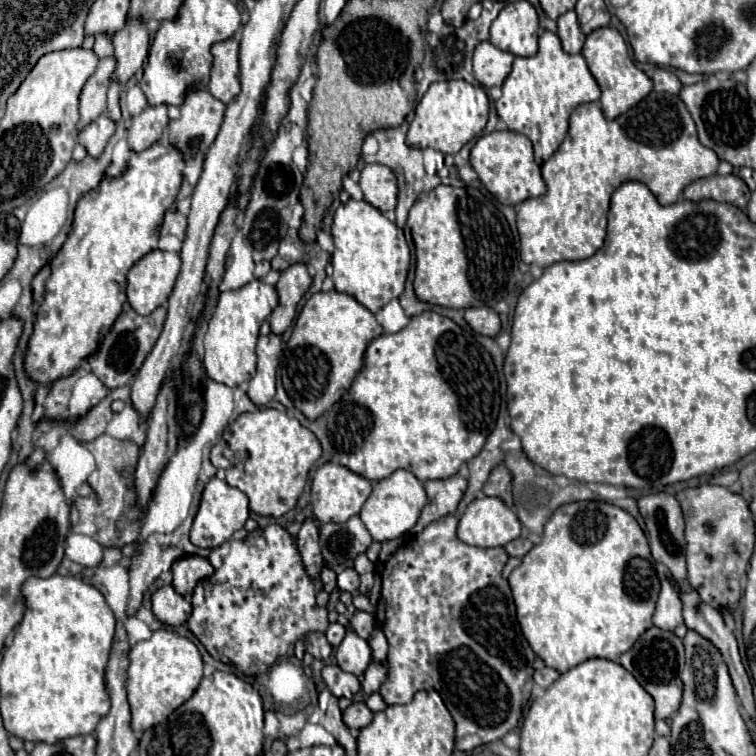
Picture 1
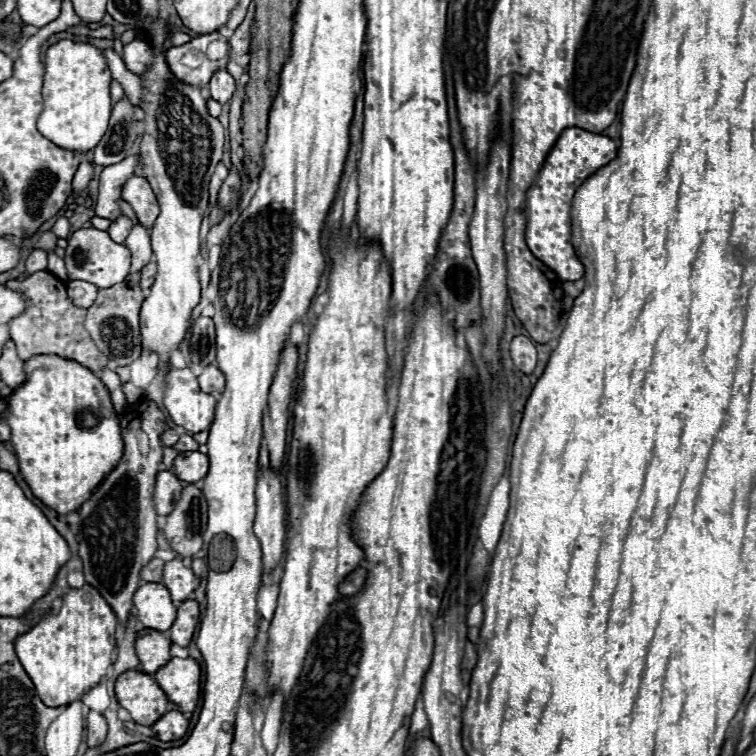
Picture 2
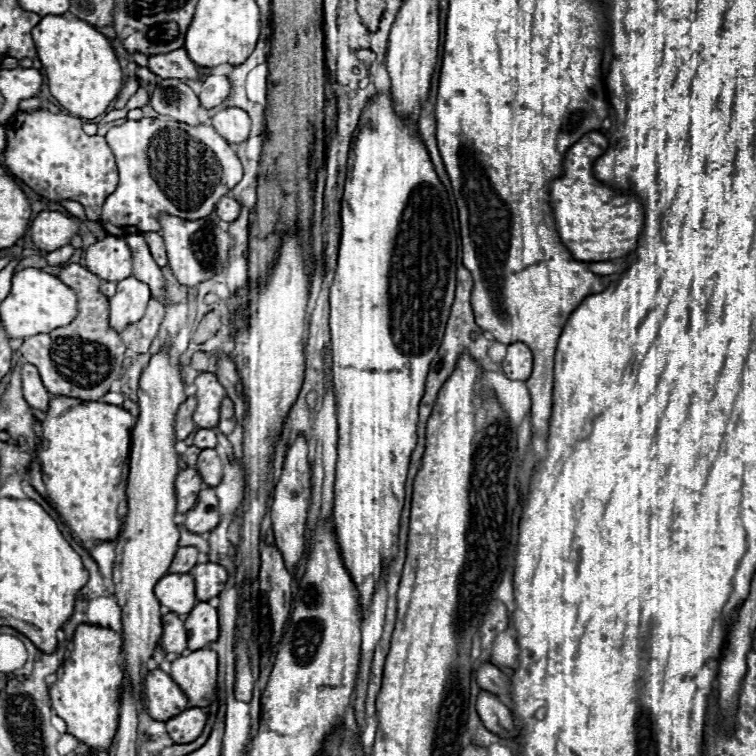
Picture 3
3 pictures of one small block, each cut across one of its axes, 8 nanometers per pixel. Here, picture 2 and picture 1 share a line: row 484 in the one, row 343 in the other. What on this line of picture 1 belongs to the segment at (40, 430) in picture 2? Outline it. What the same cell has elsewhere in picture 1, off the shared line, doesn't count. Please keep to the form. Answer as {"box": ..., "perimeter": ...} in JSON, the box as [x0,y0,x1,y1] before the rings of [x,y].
{"box":[24,142,184,384],"perimeter":[[[154,142],[144,152],[132,152],[128,168],[122,174],[104,176],[94,190],[78,200],[72,232],[50,262],[52,276],[46,280],[46,296],[36,312],[34,334],[28,342],[24,366],[34,382],[50,384],[72,374],[80,360],[88,358],[88,354],[96,350],[100,338],[110,330],[126,302],[126,274],[130,266],[158,246],[158,222],[164,220],[164,212],[176,202],[182,184],[182,170],[184,154],[172,144]]]}

